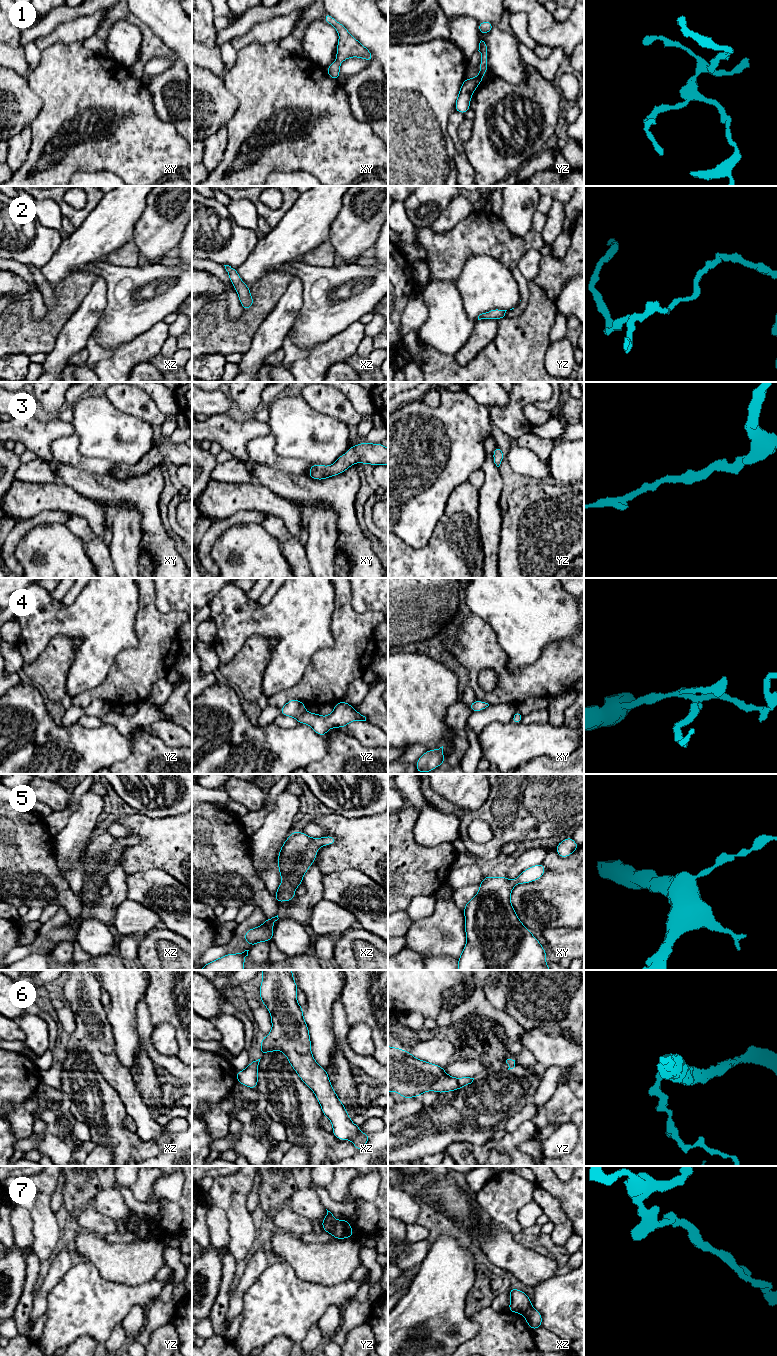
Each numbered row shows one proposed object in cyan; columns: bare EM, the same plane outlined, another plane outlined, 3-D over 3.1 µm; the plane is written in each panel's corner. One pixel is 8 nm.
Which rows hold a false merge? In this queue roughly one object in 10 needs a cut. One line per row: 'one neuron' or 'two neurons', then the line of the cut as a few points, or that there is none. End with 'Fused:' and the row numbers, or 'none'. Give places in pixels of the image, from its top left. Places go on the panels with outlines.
1: one neuron | no cut
2: one neuron | no cut
3: one neuron | no cut
4: one neuron | no cut
5: one neuron | no cut
6: one neuron | no cut
7: two neurons | yz (337, 1220), (331, 1233)
Fused: 7

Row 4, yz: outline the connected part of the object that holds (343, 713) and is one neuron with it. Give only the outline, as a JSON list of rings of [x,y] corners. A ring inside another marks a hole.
[[[291,699],[280,708],[281,714],[295,718],[299,724],[307,724],[316,734],[325,737],[331,728],[344,728],[352,721],[366,721],[366,717],[357,712],[352,705],[344,700],[334,705],[334,710],[328,716],[310,713],[305,710],[305,704],[297,699]]]

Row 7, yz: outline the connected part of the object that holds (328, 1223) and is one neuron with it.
[[[327,1210],[327,1215],[321,1222],[324,1232],[332,1233],[334,1231],[336,1222],[337,1220],[334,1218],[333,1214]]]

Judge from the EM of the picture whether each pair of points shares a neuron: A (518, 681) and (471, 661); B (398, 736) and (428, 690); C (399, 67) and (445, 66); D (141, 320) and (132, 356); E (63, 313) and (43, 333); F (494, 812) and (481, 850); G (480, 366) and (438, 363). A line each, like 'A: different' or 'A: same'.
A: same
B: same
C: same
D: different
E: same
F: same
G: same

